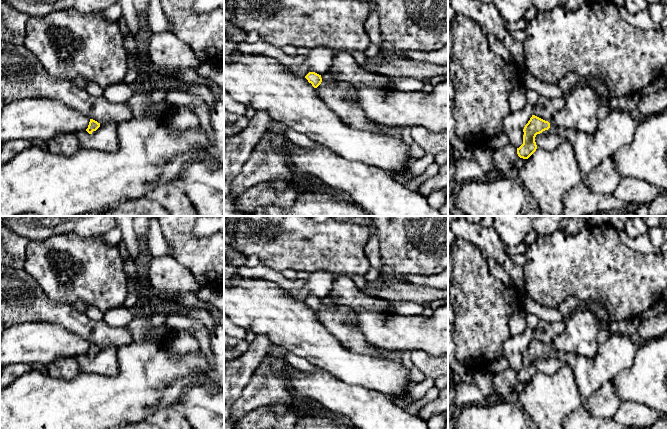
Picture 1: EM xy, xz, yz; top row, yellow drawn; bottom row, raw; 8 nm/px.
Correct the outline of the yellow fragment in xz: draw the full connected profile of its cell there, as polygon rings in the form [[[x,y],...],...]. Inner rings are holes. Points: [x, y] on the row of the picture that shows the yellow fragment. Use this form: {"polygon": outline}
{"polygon": [[[309,72],[305,78],[308,80],[309,83],[312,84],[312,86],[314,88],[317,88],[321,82],[322,82],[322,78],[321,75],[315,73],[315,72]]]}

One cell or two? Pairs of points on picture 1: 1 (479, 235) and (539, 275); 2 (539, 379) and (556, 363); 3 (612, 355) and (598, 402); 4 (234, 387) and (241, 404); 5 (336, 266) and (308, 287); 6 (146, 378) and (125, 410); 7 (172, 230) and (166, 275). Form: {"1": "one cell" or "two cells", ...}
{"1": "two cells", "2": "two cells", "3": "two cells", "4": "two cells", "5": "two cells", "6": "one cell", "7": "two cells"}

